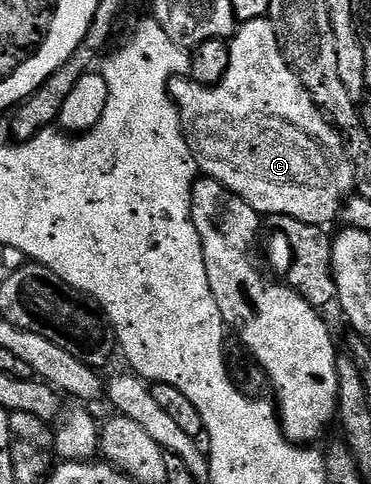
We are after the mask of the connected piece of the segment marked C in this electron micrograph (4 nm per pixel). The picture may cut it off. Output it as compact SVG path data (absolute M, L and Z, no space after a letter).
M261 17L251 21L241 22L237 26L233 37L229 38L230 58L228 59L228 71L224 79L215 85L201 85L193 79L175 77L170 83L170 97L174 104L178 106L182 115L182 130L186 136L188 147L196 159L199 170L209 180L219 181L225 189L230 189L240 199L244 199L254 208L259 215L288 215L292 219L300 219L304 223L313 225L329 226L329 221L339 220L344 206L355 192L354 188L354 164L348 159L346 154L346 143L342 140L341 133L331 125L326 114L318 108L318 104L312 99L312 95L302 86L302 81L298 74L294 72L286 63L286 57L282 54L282 44L278 41L278 33L274 29L274 22Z

